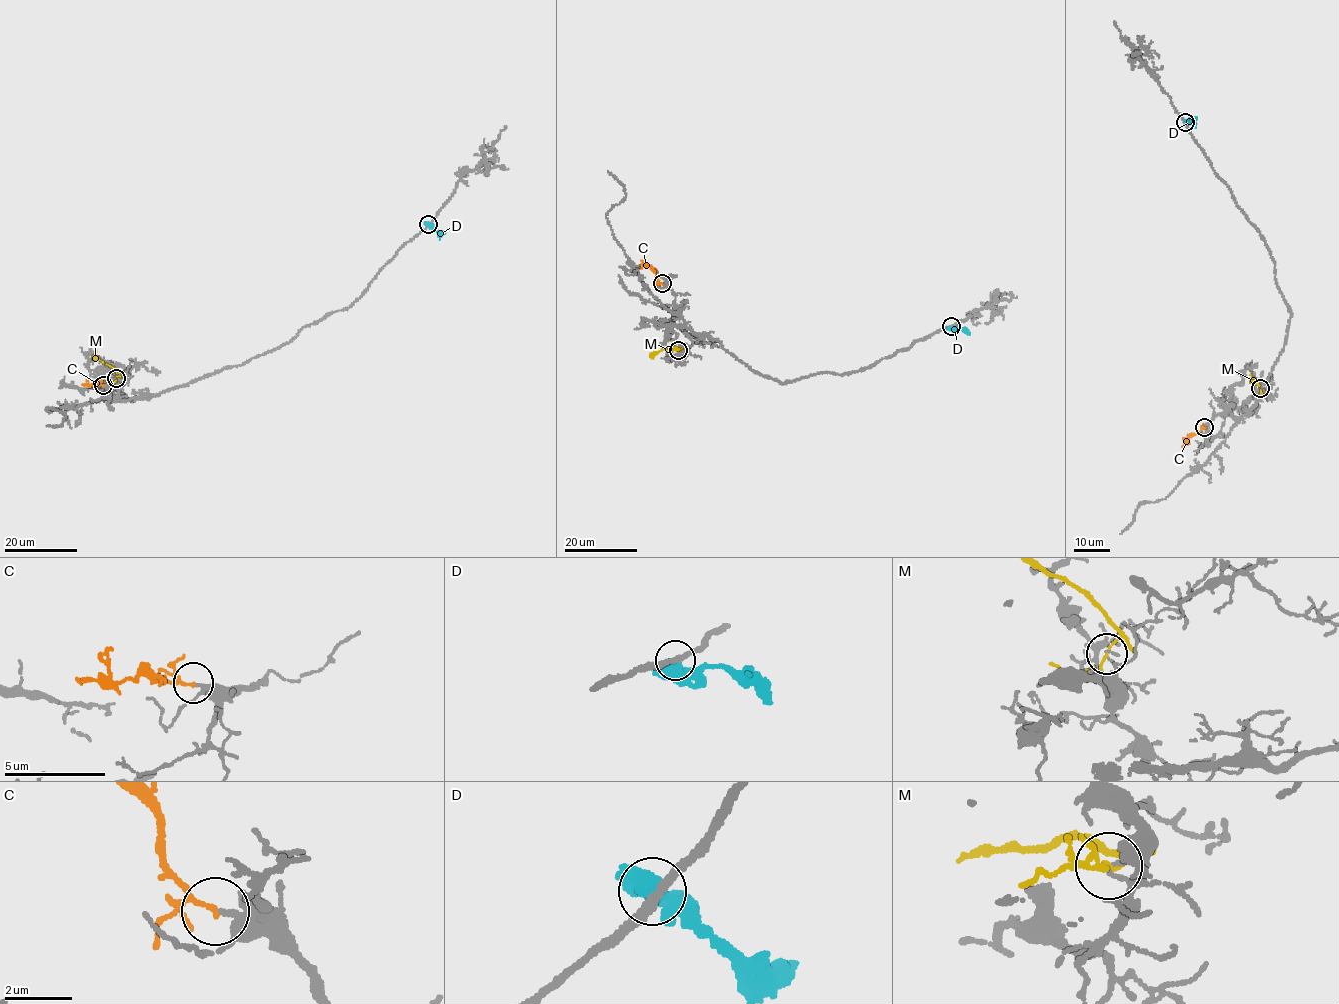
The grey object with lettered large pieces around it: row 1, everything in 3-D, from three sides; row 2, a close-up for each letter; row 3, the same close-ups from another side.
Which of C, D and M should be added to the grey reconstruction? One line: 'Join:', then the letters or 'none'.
Join: C

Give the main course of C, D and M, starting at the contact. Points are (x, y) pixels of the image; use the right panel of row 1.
C: (1204, 427), (1186, 440), (1185, 444), (1190, 443)
D: (1185, 122), (1197, 117)
M: (1260, 388), (1251, 382), (1251, 373)

